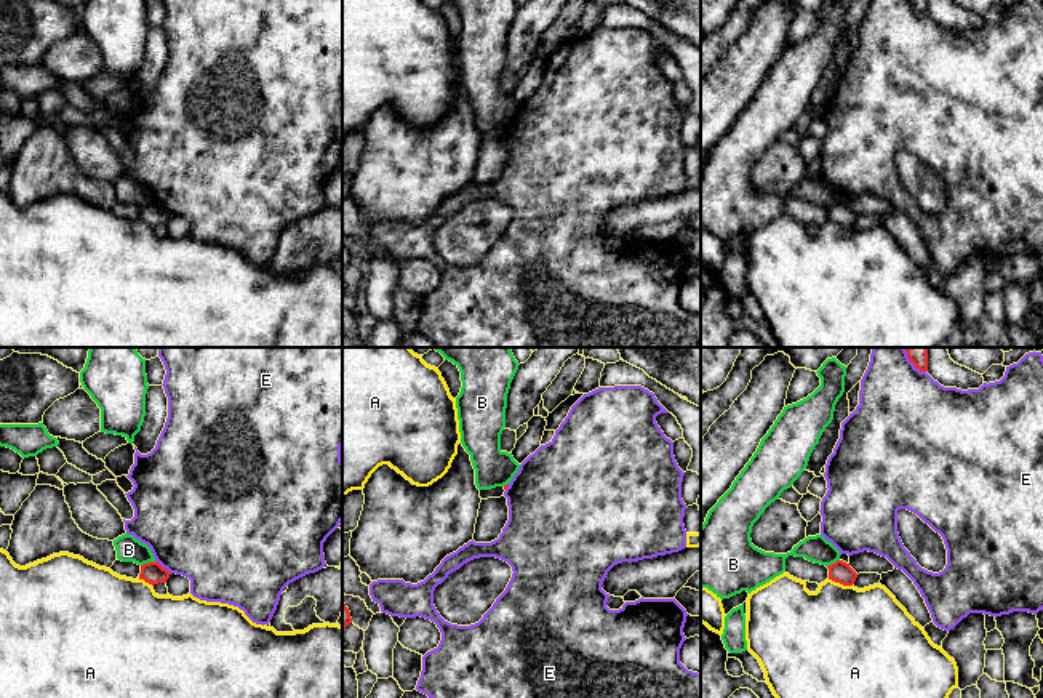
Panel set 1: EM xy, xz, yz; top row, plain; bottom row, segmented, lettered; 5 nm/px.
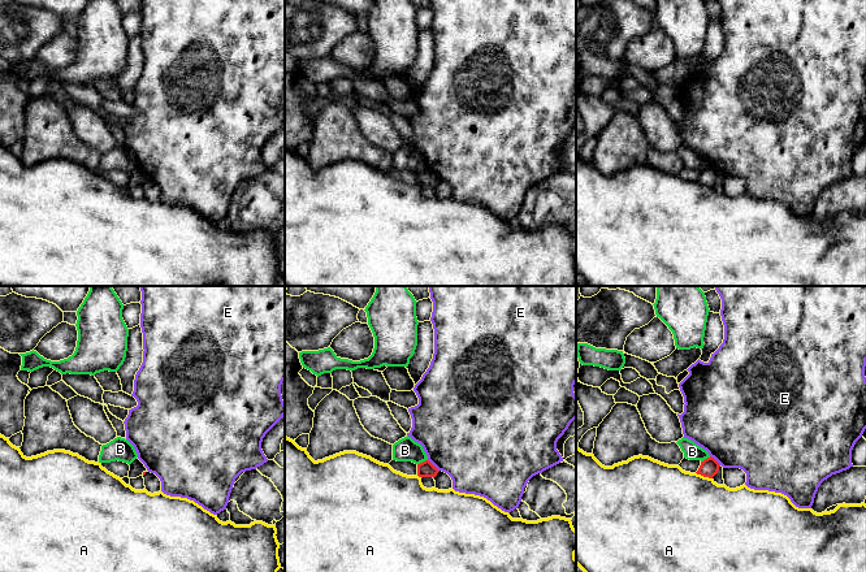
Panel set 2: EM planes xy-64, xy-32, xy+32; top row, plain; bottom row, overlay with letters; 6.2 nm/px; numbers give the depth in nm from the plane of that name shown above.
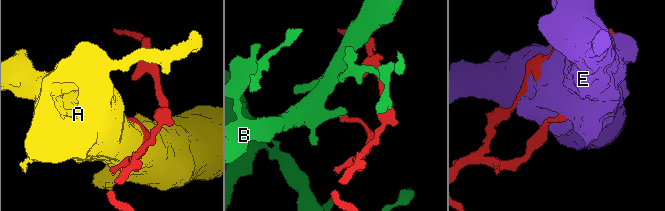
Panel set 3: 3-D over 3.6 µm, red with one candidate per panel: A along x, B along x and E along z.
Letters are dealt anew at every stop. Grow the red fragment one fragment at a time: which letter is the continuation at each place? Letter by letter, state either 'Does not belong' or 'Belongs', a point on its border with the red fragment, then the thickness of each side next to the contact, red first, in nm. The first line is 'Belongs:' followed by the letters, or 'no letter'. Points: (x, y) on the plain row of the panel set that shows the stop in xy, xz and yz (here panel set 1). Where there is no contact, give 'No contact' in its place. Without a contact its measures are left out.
Belongs: no letter
A: Does not belong. Touches red at yz (840, 224). Thickness 110 nm (red) against 480 nm
B: Does not belong. Touches red at xy (149, 204). Thickness 110 nm (red) against 130 nm
E: Does not belong. Touches red at xy (162, 208). Thickness 110 nm (red) against 480 nm

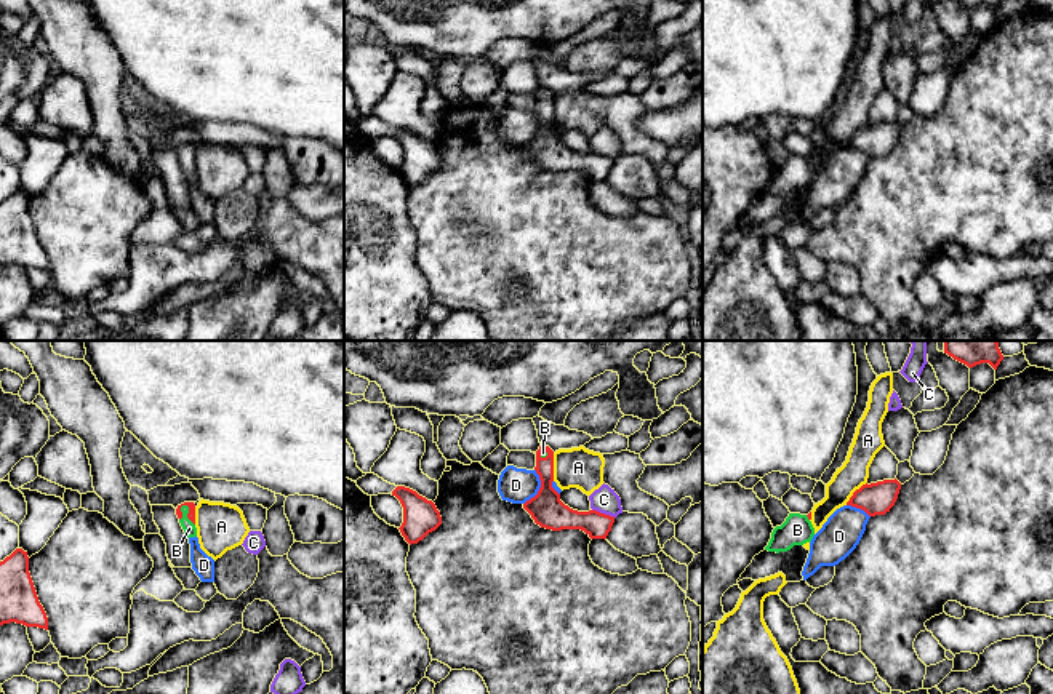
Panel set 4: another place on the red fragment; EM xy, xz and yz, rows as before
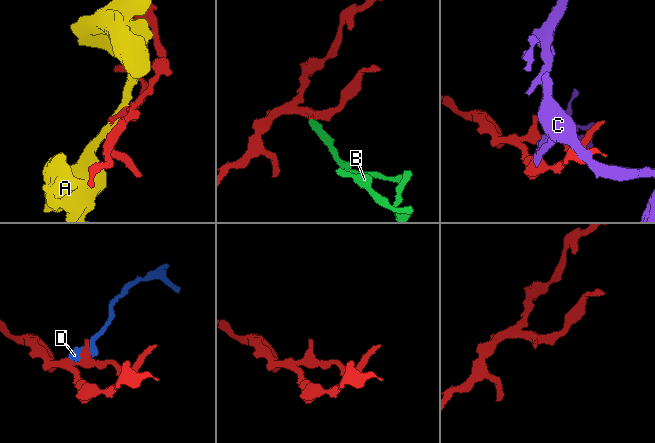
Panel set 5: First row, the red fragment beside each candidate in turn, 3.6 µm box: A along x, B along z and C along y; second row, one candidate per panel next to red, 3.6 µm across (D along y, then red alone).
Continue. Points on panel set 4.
Belongs: B
A: Does not belong. Touches red at xz (552, 109). Thickness 170 nm (red) against 200 nm
B: Belongs. Touches red at xy (188, 155). Thickness 50 nm (red) against 70 nm
C: Does not belong. Touches red at xz (604, 155). Thickness 150 nm (red) against 130 nm
D: Does not belong. Touches red at xz (540, 130). Thickness 170 nm (red) against 180 nm

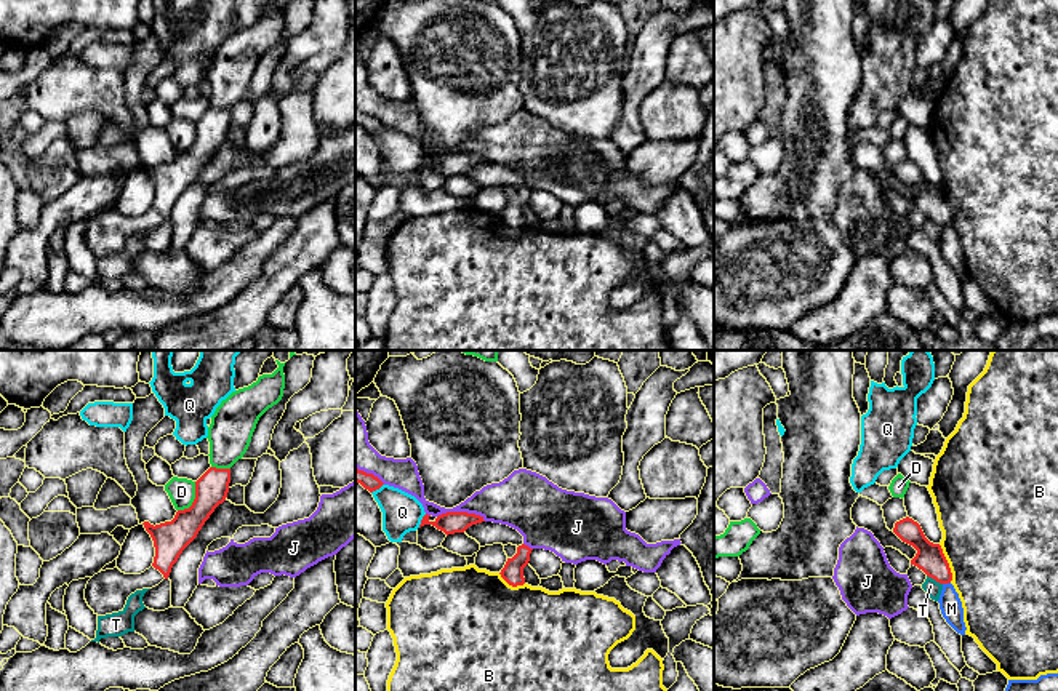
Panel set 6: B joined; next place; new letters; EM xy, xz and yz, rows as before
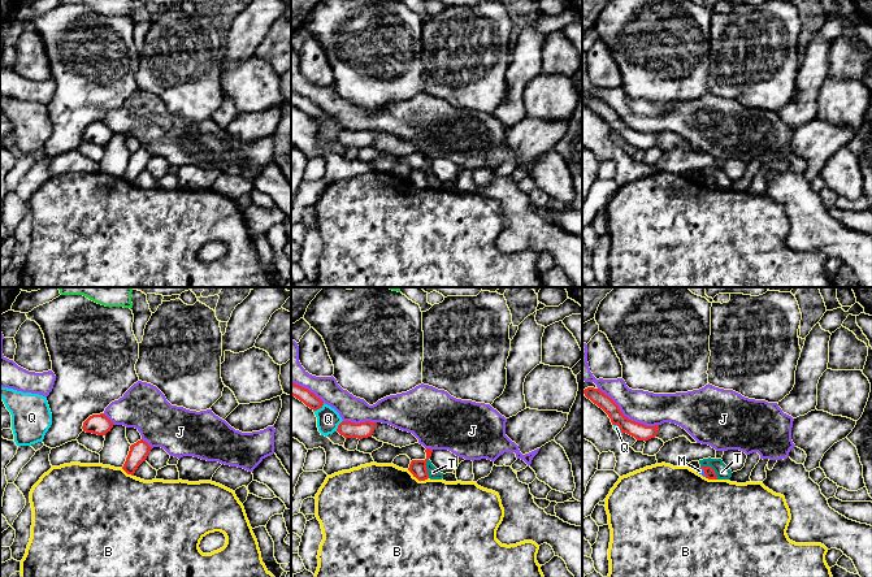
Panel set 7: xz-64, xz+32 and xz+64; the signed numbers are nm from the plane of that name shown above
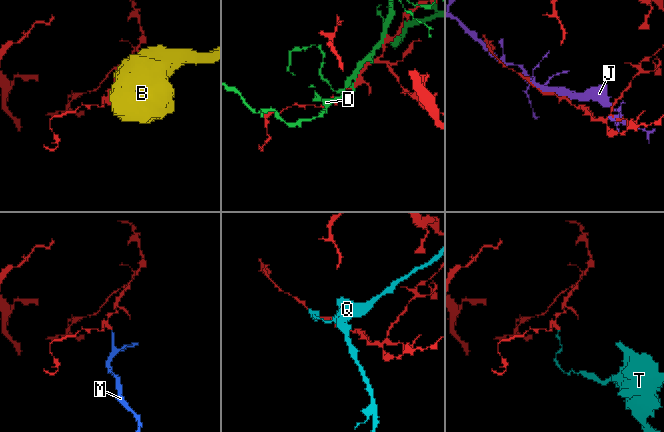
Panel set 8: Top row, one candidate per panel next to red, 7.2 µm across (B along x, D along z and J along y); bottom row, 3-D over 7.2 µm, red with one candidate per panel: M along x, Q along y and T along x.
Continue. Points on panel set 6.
Belongs: no letter
B: Does not belong. Touches red at yz (948, 205). Thickness 140 nm (red) against 500 nm
D: Does not belong. Touches red at xy (194, 141). Thickness 170 nm (red) against 140 nm
J: Does not belong. Touches red at xz (461, 154). Thickness 110 nm (red) against 220 nm
M: Does not belong. Touches red at yz (946, 224). Thickness 140 nm (red) against 110 nm
Q: Does not belong. Touches red at xz (421, 162). Thickness 110 nm (red) against 200 nm
T: Does not belong. Touches red at yz (935, 221). Thickness 140 nm (red) against 80 nm

